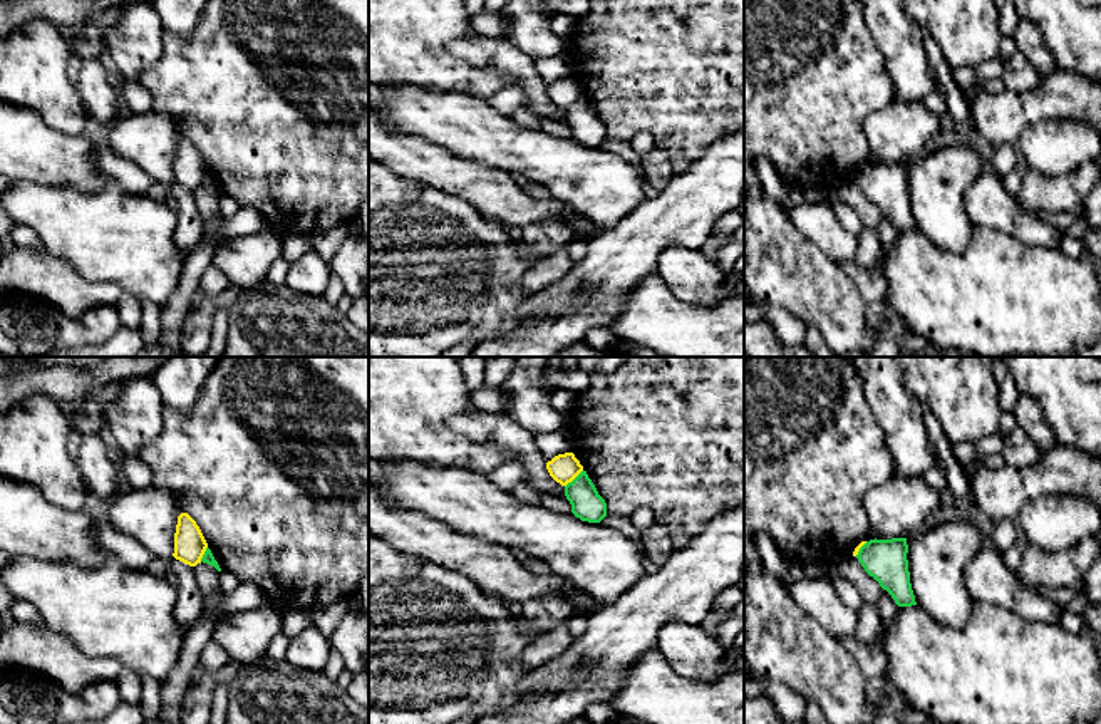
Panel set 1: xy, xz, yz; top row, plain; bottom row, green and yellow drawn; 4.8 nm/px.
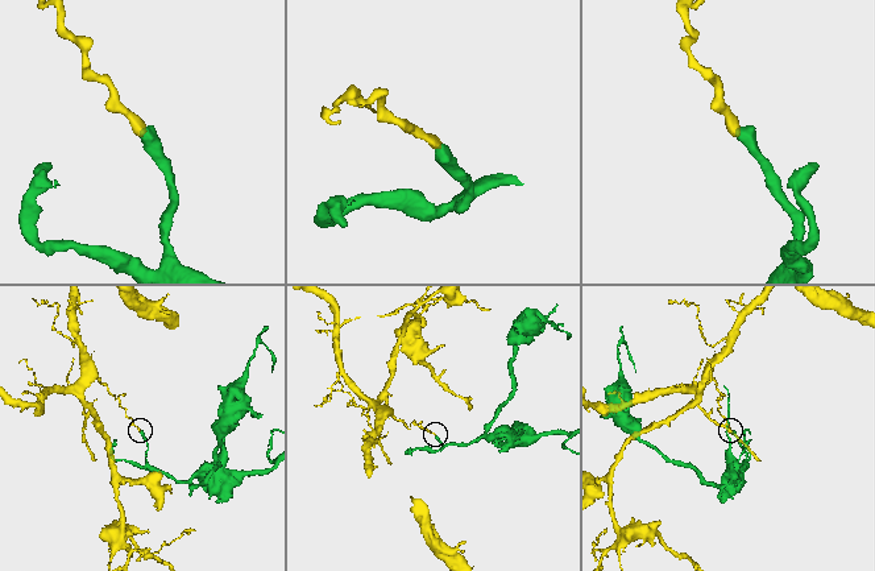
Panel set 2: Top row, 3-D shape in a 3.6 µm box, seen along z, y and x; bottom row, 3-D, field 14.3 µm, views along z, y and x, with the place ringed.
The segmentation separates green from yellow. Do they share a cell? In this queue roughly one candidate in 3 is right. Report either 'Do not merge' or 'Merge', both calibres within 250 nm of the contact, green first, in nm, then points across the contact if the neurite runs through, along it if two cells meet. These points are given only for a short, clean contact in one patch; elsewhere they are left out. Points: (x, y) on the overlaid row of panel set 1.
Do not merge. Thickness 150 nm (green) against 140 nm. Boundary: xz (582, 470), (565, 486)

